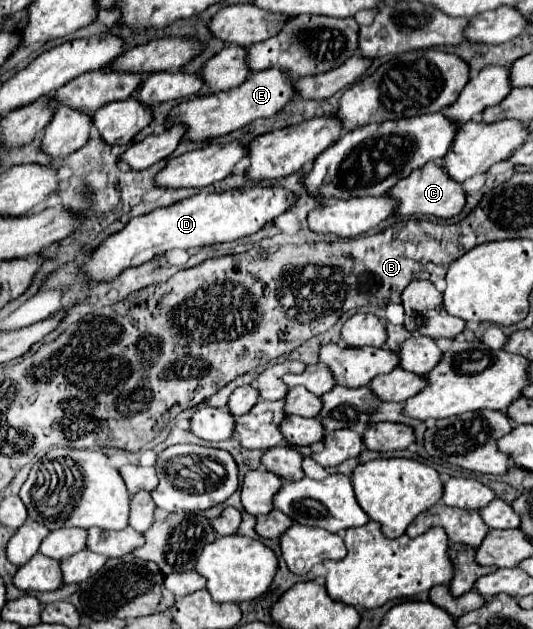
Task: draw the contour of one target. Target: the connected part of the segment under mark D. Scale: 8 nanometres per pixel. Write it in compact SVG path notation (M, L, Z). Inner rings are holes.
M249 186L225 190L221 194L199 192L187 200L181 200L167 208L157 208L145 216L133 218L121 232L109 236L99 250L93 252L89 262L83 266L87 276L95 282L111 280L119 276L125 268L139 266L165 254L173 248L203 248L217 242L239 240L259 232L267 222L289 210L297 202L297 196L281 186Z

